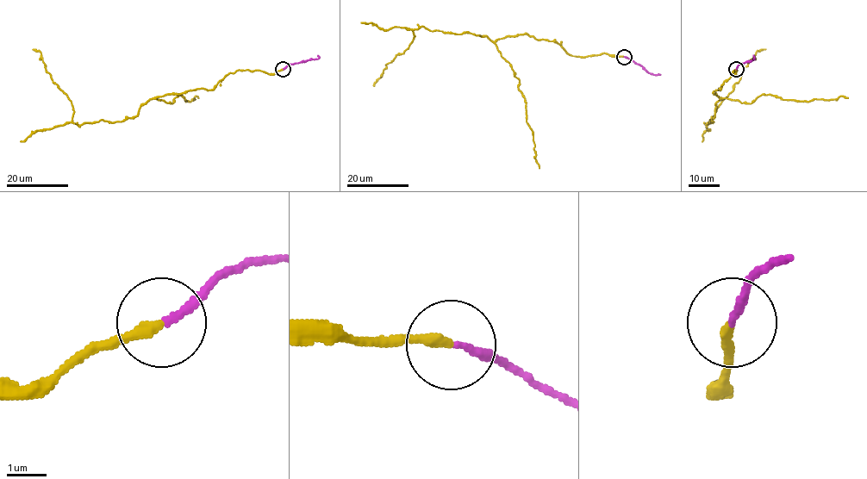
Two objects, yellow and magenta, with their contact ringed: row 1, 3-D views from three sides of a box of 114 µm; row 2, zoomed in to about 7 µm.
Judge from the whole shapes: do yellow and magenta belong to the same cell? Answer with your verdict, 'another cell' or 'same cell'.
another cell

